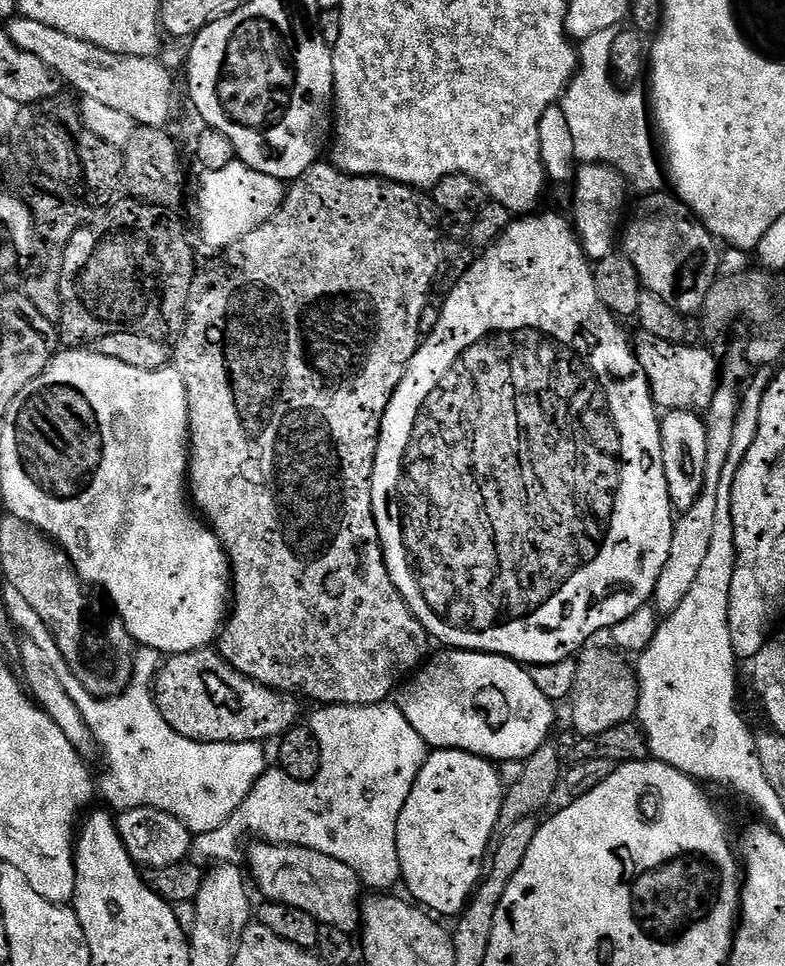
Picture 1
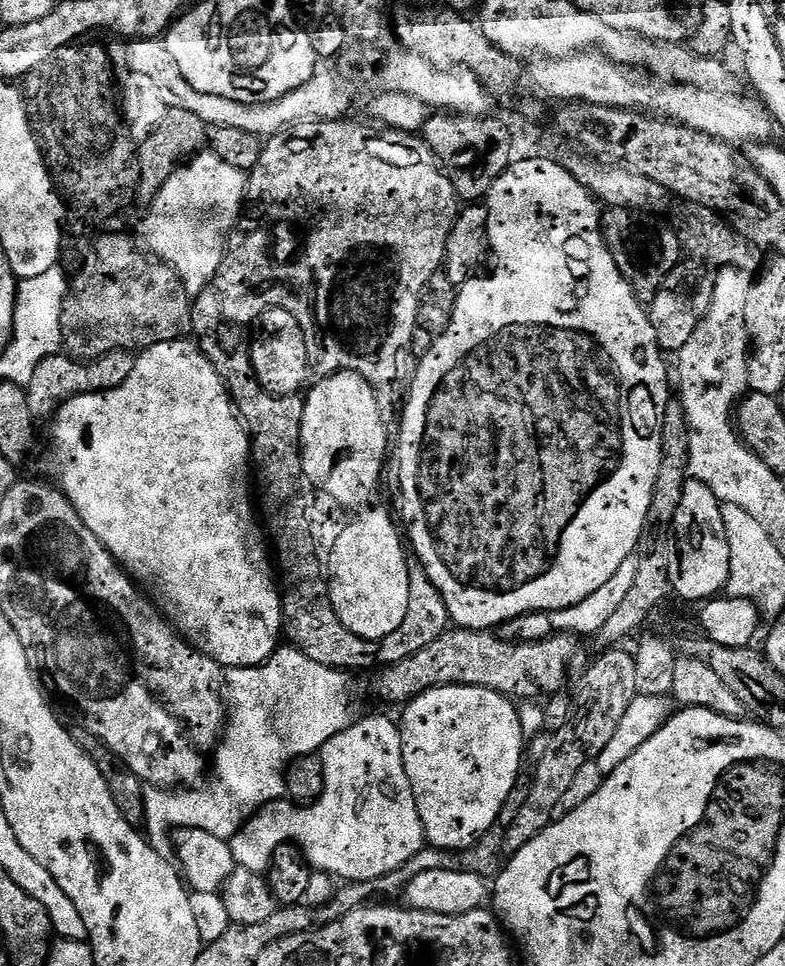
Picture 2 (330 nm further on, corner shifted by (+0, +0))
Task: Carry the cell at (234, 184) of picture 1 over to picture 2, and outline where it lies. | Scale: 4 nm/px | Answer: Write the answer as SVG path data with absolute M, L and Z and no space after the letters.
M205 150L177 168L154 202L147 205L139 239L147 251L170 265L180 276L189 297L195 298L218 274L224 261L228 231L235 226L240 203L245 200L245 173L234 170L234 166Z

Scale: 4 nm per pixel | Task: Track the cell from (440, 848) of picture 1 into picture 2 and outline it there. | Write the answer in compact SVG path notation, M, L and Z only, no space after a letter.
M457 684L426 690L426 694L403 705L404 717L398 720L402 734L402 762L406 766L406 778L410 778L410 790L414 790L425 841L431 847L452 852L472 848L502 813L515 780L522 775L520 763L526 760L524 728L515 706L500 692Z

